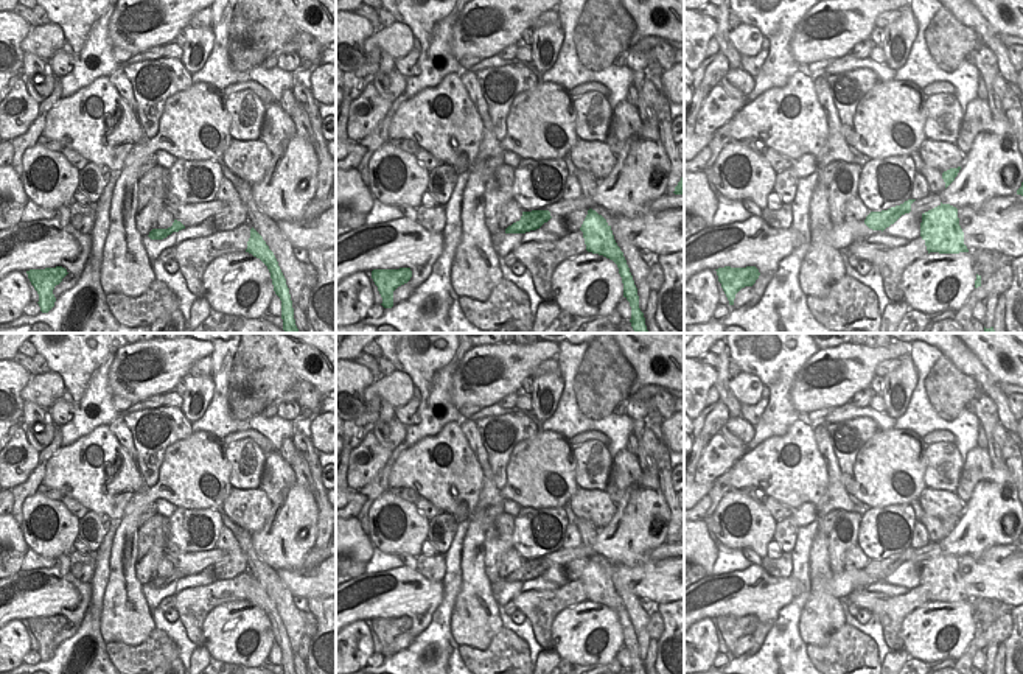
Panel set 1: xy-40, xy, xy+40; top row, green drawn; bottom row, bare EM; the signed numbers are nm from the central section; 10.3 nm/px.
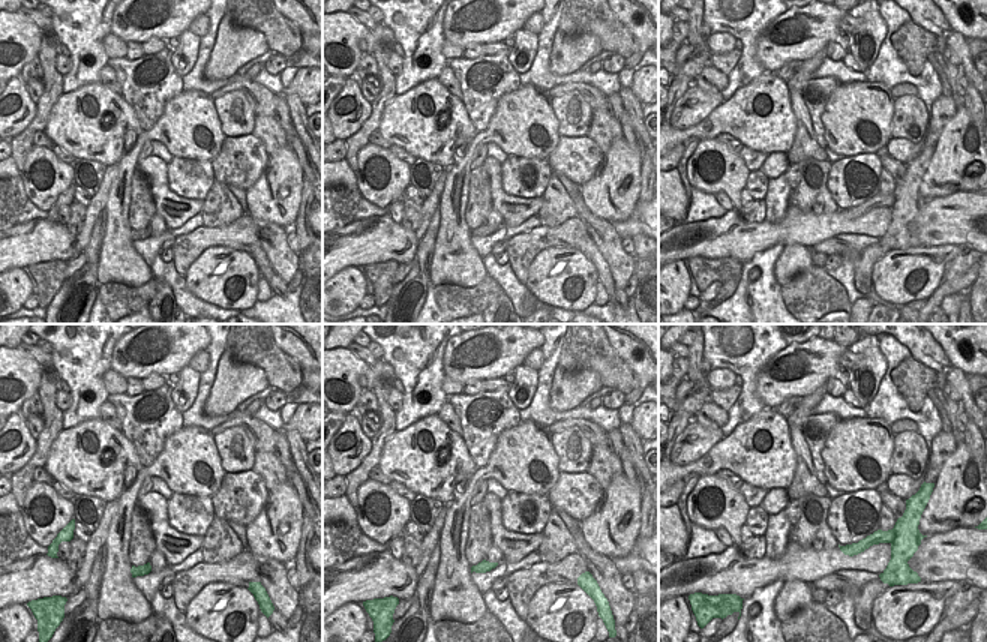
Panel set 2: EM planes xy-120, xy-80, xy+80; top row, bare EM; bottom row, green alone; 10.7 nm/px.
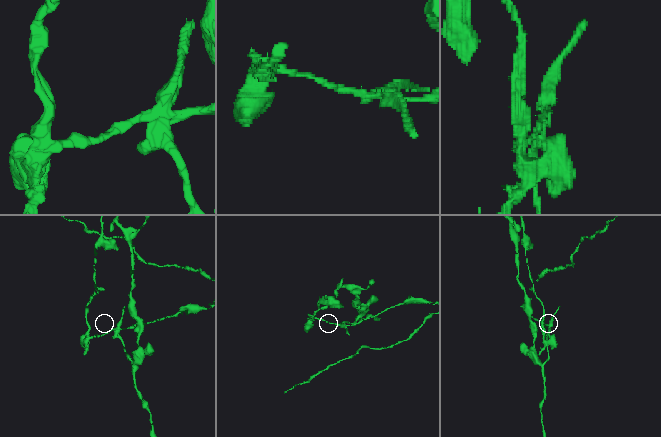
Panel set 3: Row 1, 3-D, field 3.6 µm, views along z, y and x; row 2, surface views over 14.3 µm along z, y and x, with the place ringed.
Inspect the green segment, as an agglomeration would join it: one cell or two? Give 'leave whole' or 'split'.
split

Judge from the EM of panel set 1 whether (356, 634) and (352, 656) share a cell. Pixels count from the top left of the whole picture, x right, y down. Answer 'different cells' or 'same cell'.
same cell

